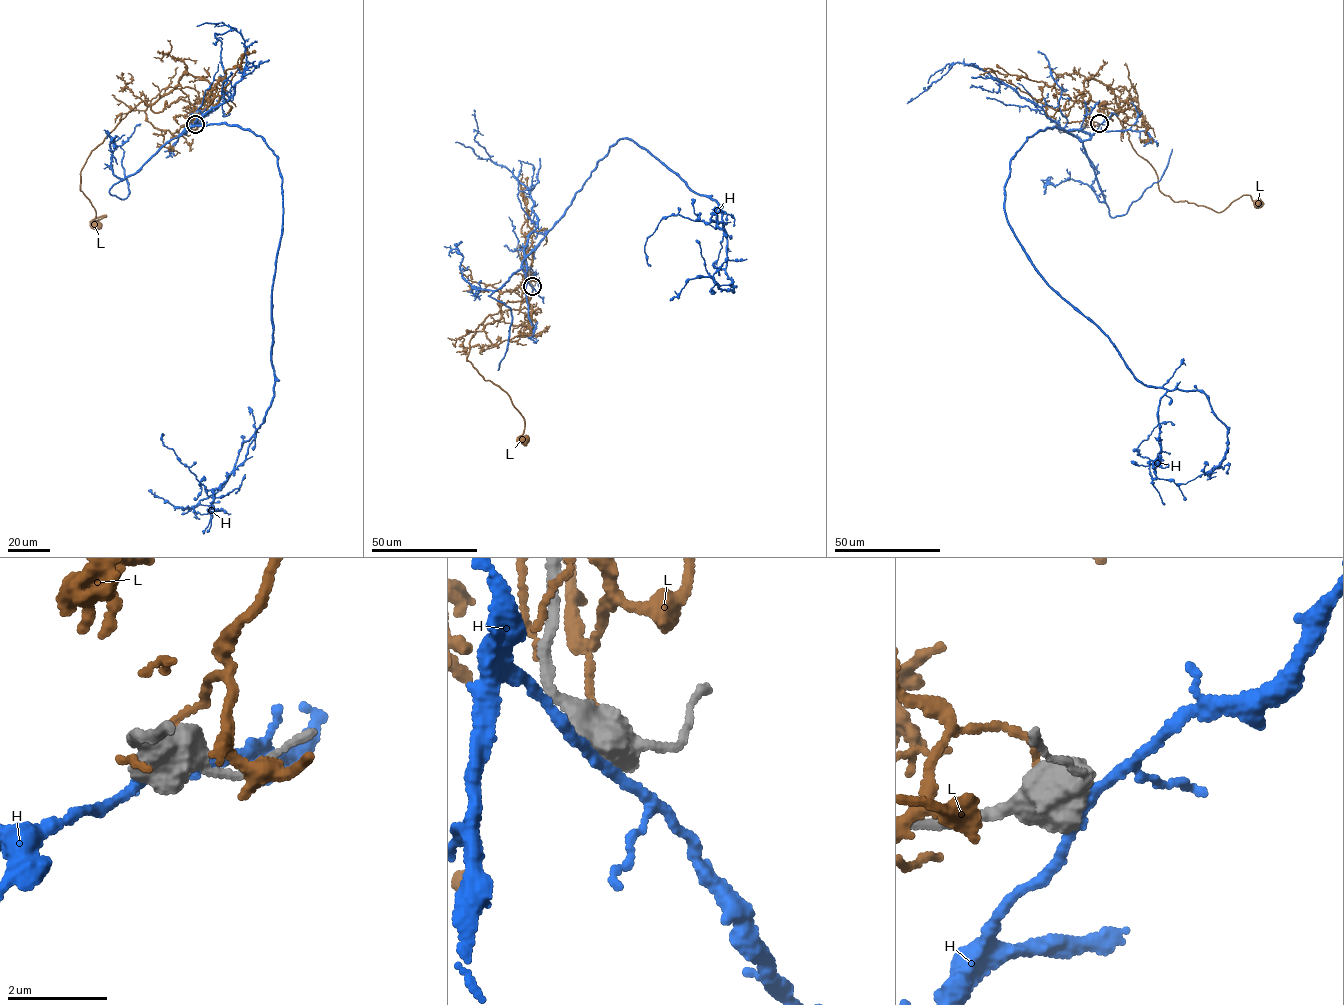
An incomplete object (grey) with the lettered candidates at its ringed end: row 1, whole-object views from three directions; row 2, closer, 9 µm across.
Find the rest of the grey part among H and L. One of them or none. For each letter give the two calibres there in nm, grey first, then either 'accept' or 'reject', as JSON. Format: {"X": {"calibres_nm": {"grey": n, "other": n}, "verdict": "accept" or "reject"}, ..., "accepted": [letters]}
{"H": {"calibres_nm": {"grey": 600, "other": 200}, "verdict": "reject"}, "L": {"calibres_nm": {"grey": 460, "other": 140}, "verdict": "reject"}, "accepted": []}

